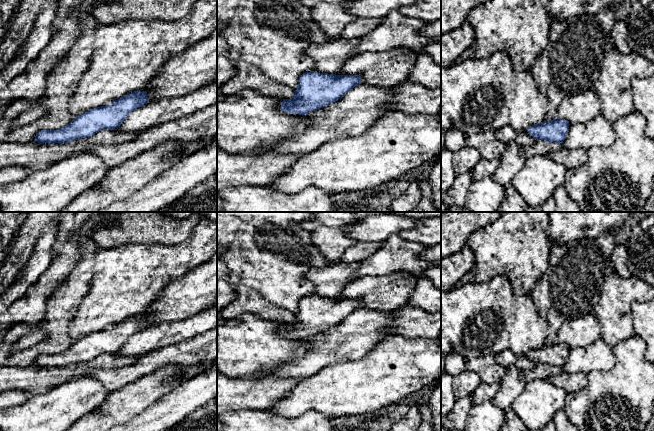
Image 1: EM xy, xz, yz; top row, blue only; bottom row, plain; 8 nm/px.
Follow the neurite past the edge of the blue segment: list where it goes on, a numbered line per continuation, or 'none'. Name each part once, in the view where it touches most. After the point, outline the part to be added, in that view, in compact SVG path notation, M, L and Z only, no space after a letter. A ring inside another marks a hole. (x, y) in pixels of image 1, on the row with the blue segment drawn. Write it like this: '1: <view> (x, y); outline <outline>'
none

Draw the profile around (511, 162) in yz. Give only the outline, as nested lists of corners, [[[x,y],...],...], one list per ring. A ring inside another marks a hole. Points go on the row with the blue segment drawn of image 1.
[[[514,141],[505,144],[504,153],[499,160],[493,179],[504,187],[511,183],[513,177],[525,164],[525,156],[520,154],[520,147]]]

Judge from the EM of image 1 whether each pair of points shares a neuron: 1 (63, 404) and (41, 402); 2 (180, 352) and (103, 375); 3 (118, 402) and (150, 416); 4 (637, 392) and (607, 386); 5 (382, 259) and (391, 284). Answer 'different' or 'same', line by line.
1: same
2: same
3: different
4: same
5: different

